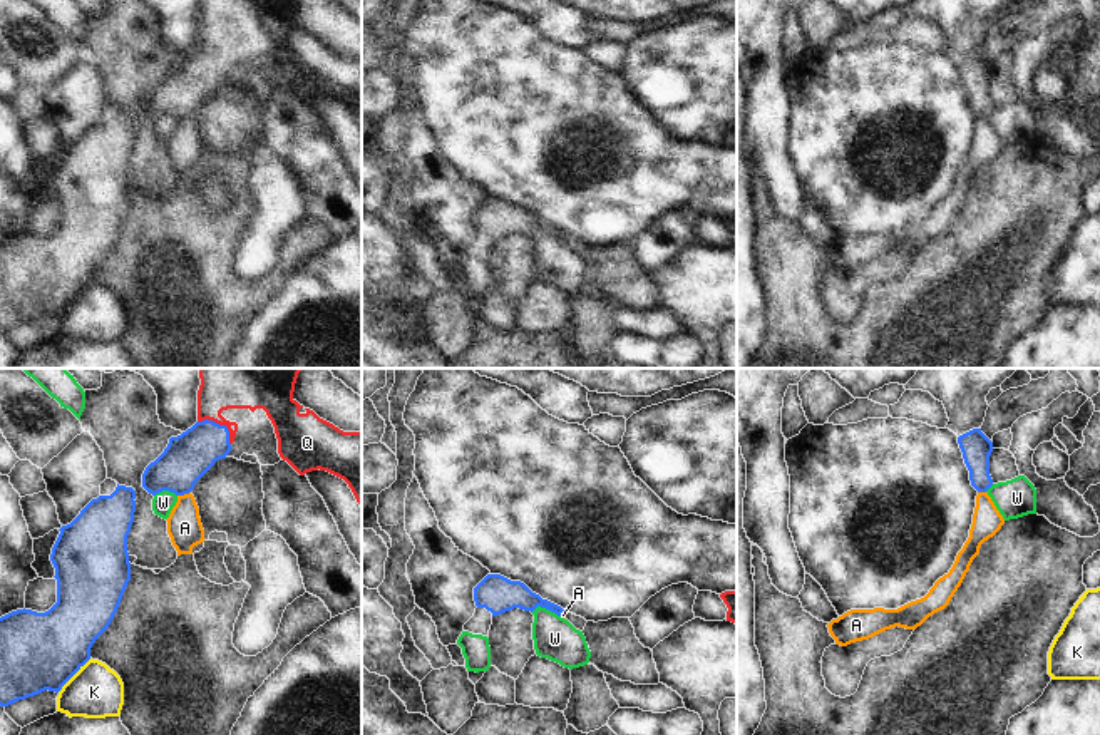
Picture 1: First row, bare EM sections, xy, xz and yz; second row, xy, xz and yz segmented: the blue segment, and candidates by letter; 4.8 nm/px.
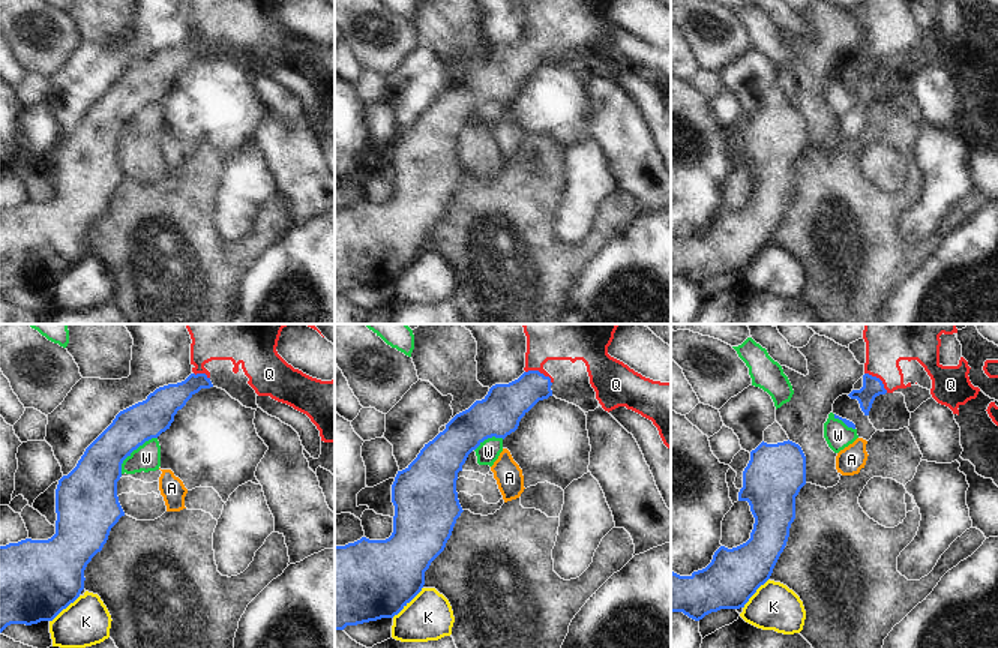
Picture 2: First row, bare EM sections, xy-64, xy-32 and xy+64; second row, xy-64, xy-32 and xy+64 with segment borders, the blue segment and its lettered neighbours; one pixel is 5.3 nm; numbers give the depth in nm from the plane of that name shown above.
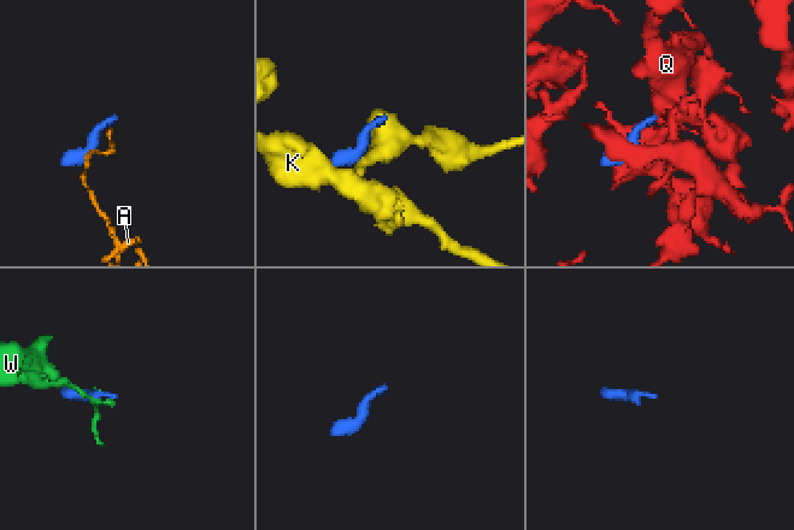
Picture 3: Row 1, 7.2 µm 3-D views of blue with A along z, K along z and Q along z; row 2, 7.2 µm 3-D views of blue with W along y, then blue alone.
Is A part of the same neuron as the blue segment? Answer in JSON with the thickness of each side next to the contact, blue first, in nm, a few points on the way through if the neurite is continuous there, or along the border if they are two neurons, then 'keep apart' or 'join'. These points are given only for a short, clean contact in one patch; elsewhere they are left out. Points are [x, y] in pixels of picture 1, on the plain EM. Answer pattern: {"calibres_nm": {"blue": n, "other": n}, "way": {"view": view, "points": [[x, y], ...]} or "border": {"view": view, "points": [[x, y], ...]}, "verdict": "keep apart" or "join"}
{"calibres_nm": {"blue": 220, "other": 170}, "border": {"view": "xy", "points": [[190, 116], [178, 121]]}, "verdict": "keep apart"}

